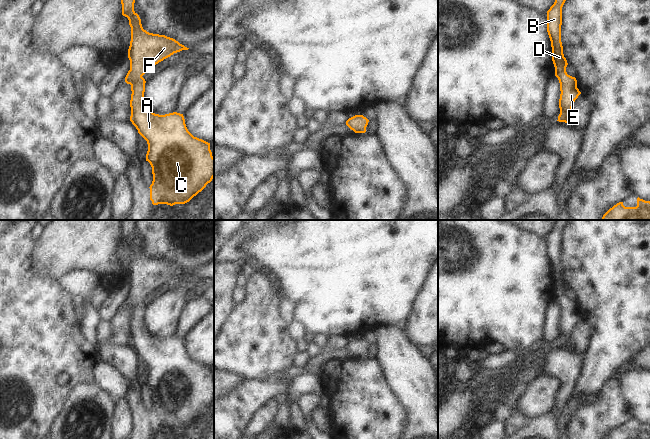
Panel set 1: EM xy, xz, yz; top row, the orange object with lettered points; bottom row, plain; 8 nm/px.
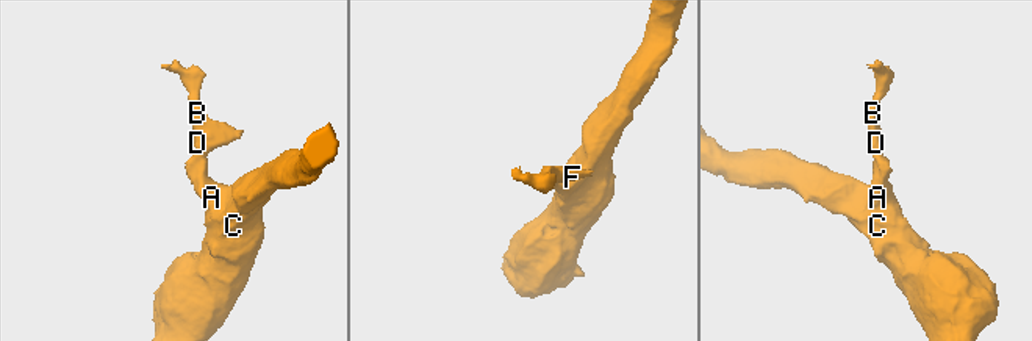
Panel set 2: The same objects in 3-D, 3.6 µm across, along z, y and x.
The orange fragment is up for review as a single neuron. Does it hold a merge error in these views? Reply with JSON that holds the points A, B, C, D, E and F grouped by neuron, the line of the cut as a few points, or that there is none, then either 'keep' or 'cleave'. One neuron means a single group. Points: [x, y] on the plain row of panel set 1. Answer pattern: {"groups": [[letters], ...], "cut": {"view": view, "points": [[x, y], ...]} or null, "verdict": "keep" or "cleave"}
{"groups": [["A", "B", "C", "D", "E", "F"]], "cut": null, "verdict": "keep"}

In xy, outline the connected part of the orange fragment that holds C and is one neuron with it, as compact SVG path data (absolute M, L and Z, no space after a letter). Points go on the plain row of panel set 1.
M122 220L122 239L127 241L131 251L131 265L128 273L130 294L125 306L131 309L130 345L138 357L147 365L146 385L152 391L153 405L150 409L150 424L153 429L185 428L201 416L214 402L214 381L210 367L194 361L187 353L183 338L173 336L165 339L153 337L144 325L145 303L142 301L154 289L174 277L189 272L165 259L149 257L143 253L139 239L134 235L136 220Z

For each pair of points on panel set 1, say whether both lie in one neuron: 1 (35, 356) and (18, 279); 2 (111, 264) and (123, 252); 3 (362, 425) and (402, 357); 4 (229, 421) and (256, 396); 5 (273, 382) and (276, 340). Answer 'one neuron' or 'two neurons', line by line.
1: one neuron
2: two neurons
3: two neurons
4: one neuron
5: two neurons

